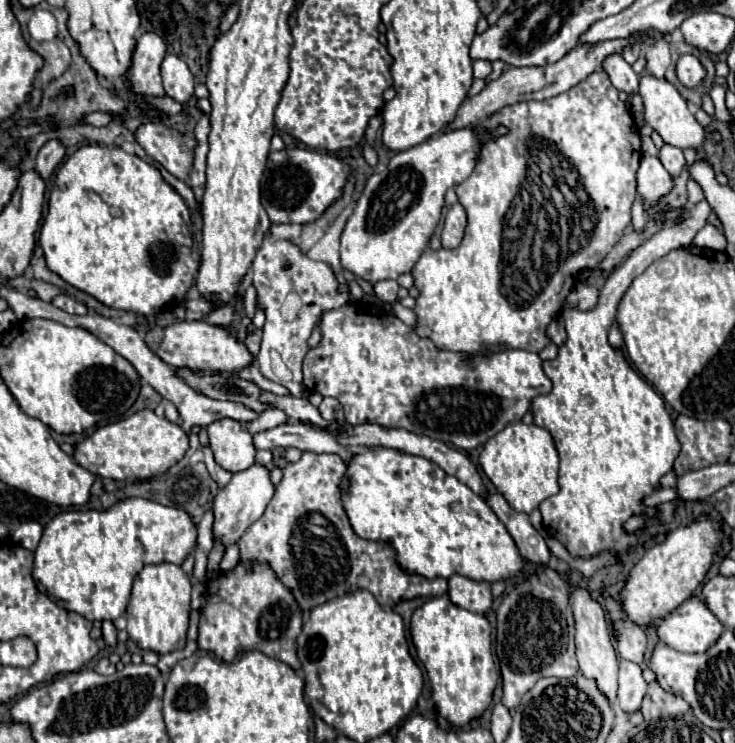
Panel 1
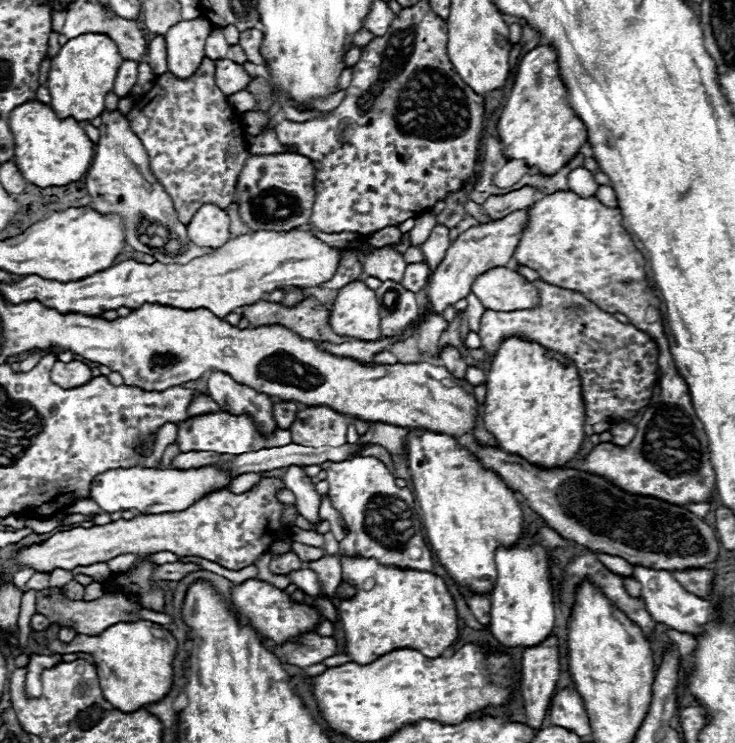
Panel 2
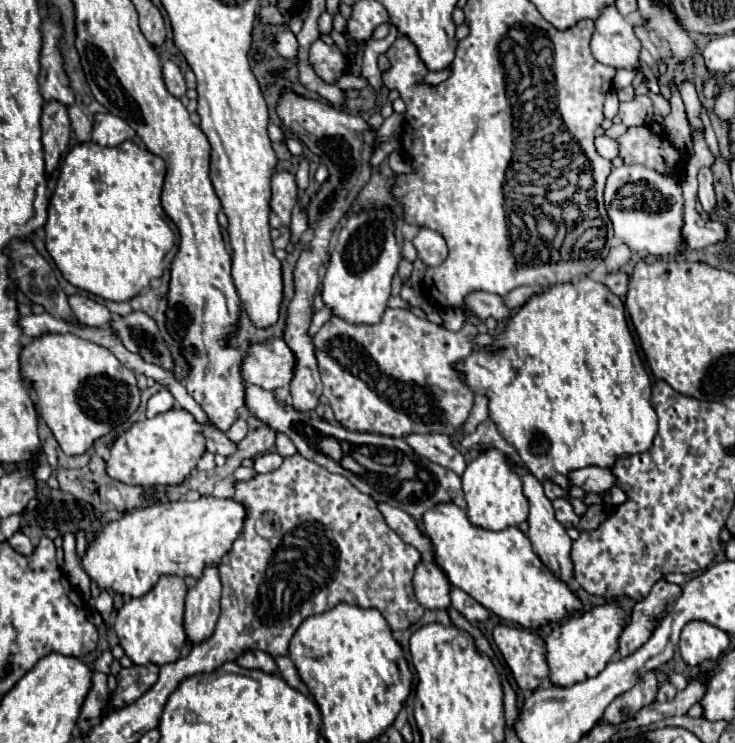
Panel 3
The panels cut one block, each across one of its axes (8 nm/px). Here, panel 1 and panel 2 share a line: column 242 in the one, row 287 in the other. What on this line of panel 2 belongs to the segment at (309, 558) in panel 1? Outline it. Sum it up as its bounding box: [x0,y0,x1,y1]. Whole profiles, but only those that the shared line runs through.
[478,280,658,424]

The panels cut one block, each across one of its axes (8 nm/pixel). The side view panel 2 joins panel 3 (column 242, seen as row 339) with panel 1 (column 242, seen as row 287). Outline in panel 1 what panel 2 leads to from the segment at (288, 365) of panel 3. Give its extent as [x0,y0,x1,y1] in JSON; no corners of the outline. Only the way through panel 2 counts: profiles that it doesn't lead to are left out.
[144,320,252,372]

